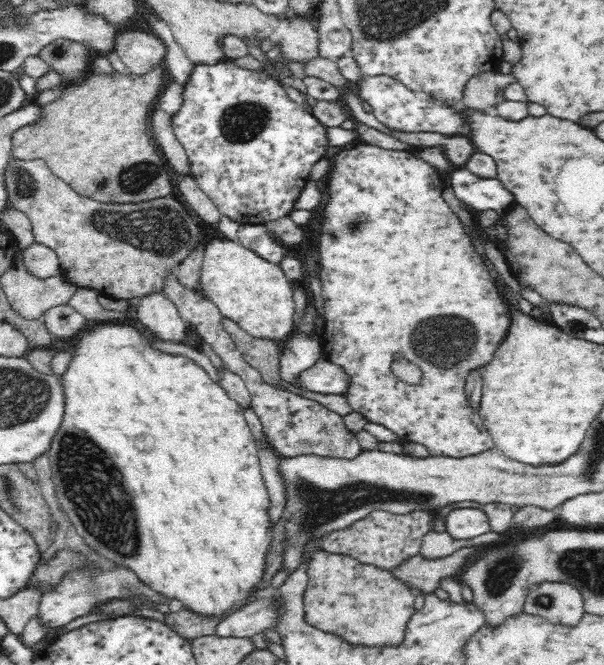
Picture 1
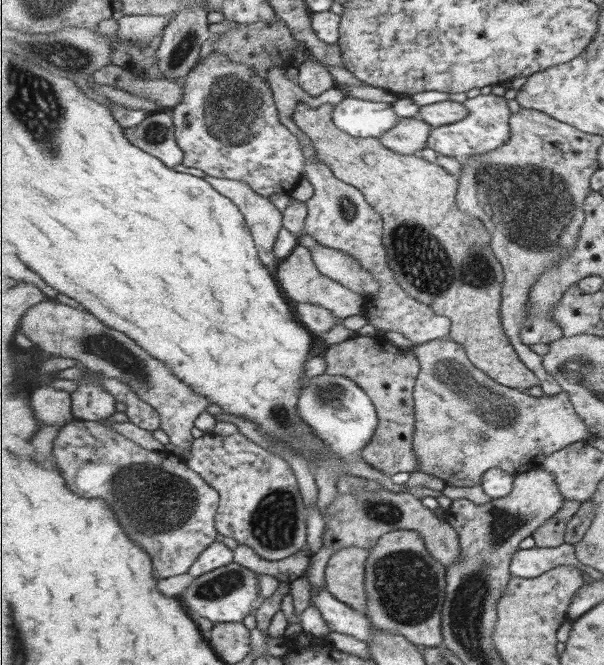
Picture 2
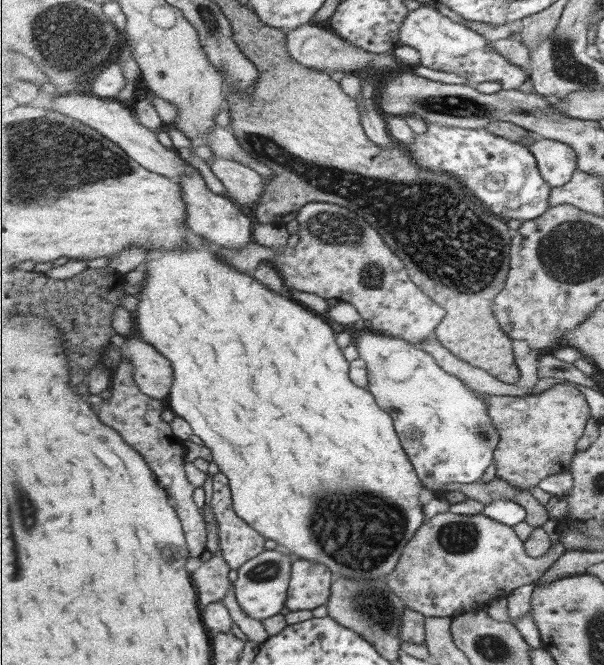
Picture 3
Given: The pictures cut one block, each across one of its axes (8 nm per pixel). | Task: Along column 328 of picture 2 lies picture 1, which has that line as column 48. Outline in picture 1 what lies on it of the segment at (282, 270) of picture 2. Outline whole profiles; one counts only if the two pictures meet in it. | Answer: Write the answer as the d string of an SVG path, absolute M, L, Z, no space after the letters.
M18 250L14 259L10 261L8 268L2 273L1 287L12 305L25 319L35 320L42 318L42 314L49 308L69 304L71 296L76 292L78 286L68 281L64 274L49 277L38 277L26 268L22 260L22 252Z

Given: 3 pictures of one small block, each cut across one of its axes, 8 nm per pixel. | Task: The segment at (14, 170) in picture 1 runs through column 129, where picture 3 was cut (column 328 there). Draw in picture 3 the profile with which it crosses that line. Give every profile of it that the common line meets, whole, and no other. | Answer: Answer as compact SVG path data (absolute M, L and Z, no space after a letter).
M311 202L303 206L297 216L300 241L295 246L269 247L251 241L241 249L223 247L217 250L217 255L227 263L235 265L240 271L253 274L263 260L272 261L285 279L288 288L299 292L310 292L323 298L334 298L338 301L353 302L359 309L361 317L370 321L370 326L376 332L387 334L409 341L420 346L421 342L436 335L436 330L446 317L447 310L441 308L421 287L409 278L405 262L387 246L379 230L370 222L344 206L325 202Z

